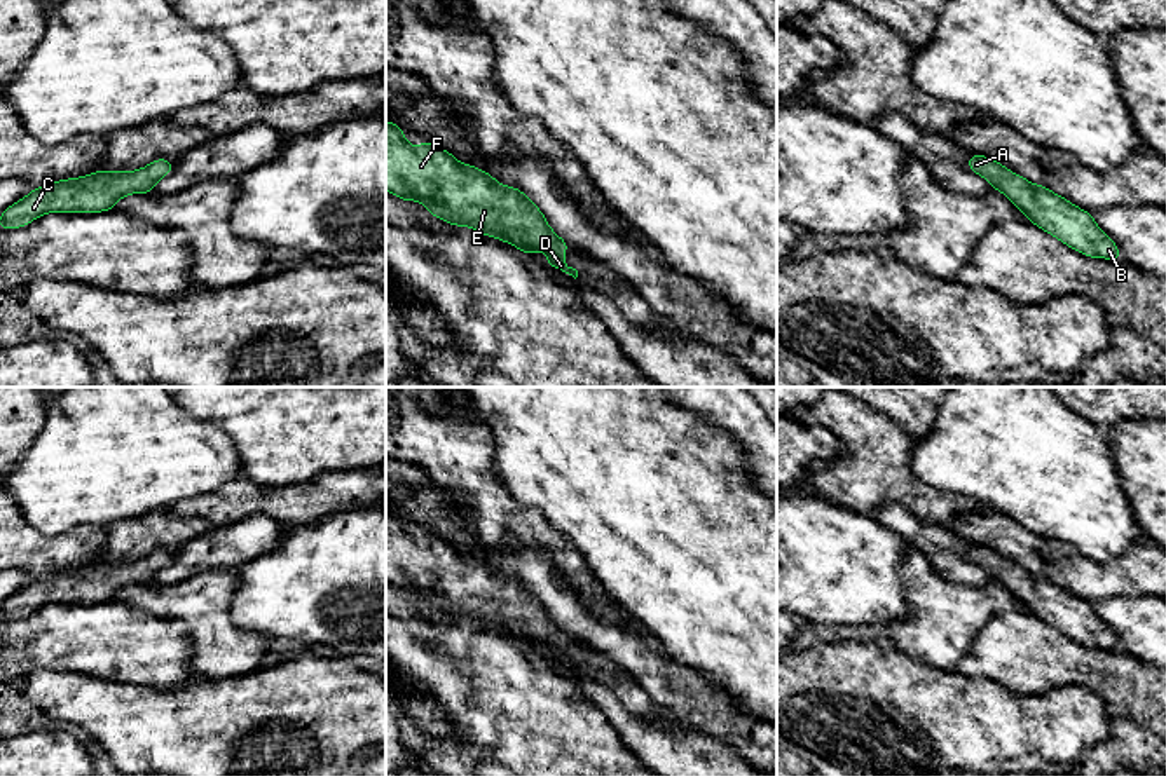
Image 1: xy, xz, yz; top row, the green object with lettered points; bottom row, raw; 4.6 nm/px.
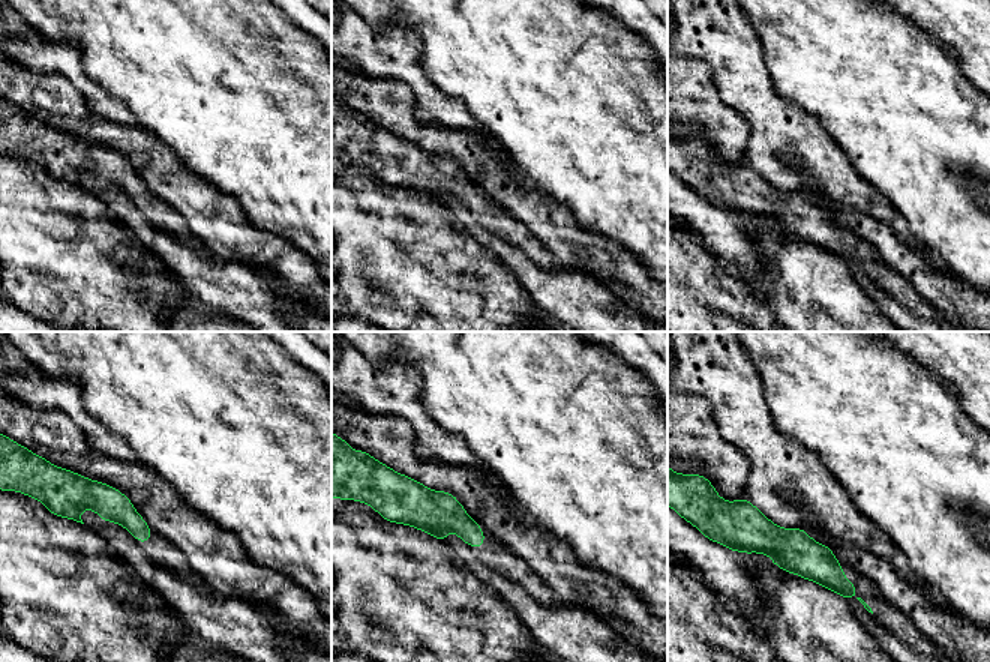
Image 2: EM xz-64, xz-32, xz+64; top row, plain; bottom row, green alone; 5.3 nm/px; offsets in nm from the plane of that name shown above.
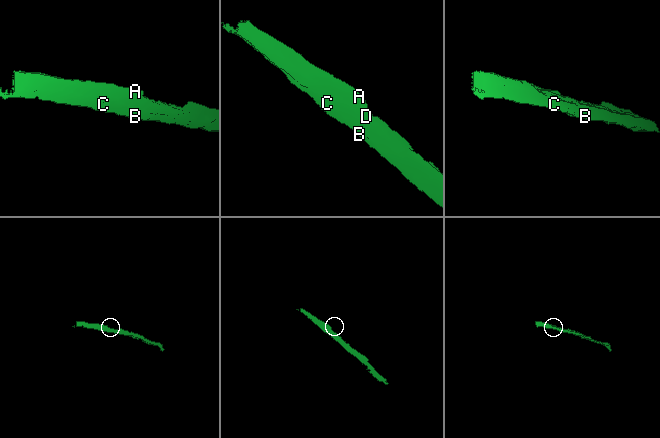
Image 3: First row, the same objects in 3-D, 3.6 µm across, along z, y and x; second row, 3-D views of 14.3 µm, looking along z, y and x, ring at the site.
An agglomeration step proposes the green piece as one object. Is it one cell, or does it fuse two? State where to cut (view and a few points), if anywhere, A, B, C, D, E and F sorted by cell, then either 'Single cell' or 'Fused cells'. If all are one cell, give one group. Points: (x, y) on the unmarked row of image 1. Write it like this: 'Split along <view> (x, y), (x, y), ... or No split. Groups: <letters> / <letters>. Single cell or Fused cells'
No split. Groups: A B C D E F. Single cell

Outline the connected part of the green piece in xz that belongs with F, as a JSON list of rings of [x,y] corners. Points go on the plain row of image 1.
[[[386,511],[386,581],[405,593],[419,591],[429,605],[449,616],[470,617],[508,633],[525,647],[531,642],[541,642],[548,647],[546,659],[557,657],[574,670],[578,668],[578,661],[562,650],[569,635],[552,621],[541,600],[520,579],[501,575],[487,562],[459,553],[433,532],[412,537],[403,527],[403,516],[389,511]]]

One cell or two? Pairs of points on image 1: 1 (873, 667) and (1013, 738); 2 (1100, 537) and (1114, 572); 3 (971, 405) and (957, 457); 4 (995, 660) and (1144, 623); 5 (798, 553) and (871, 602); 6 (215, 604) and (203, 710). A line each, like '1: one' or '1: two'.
1: one
2: two
3: one
4: two
5: one
6: two

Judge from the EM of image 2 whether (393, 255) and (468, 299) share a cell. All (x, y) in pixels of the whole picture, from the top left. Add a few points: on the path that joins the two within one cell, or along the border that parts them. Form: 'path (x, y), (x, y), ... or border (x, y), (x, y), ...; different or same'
path (411, 263), (450, 299); same

